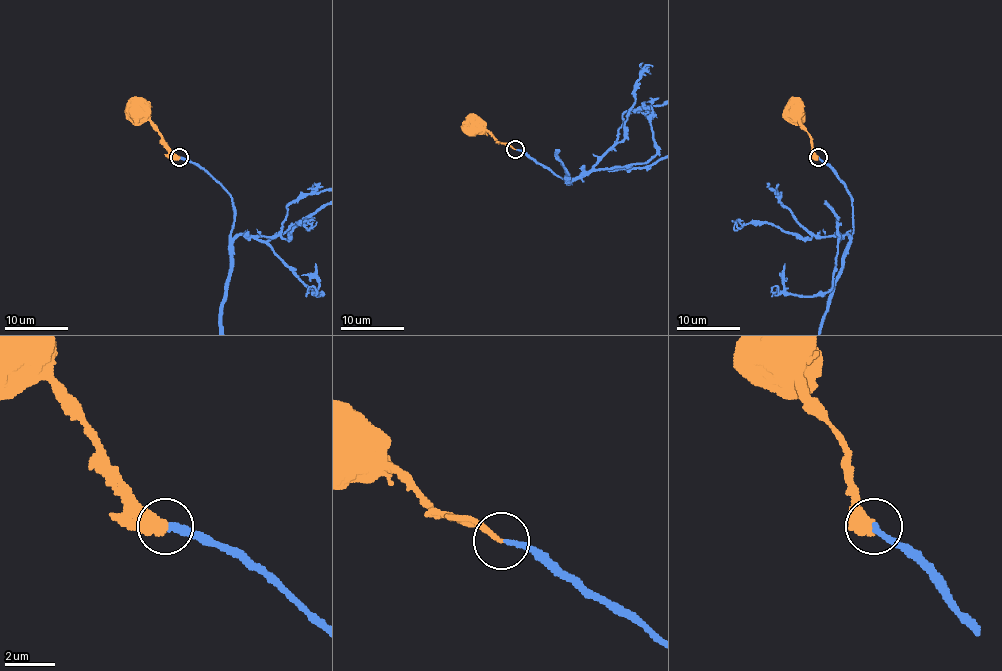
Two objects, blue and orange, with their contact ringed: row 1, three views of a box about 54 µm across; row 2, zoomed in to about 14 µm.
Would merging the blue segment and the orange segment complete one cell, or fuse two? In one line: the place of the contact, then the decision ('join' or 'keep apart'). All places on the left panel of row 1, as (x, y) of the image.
place (179, 157); join

